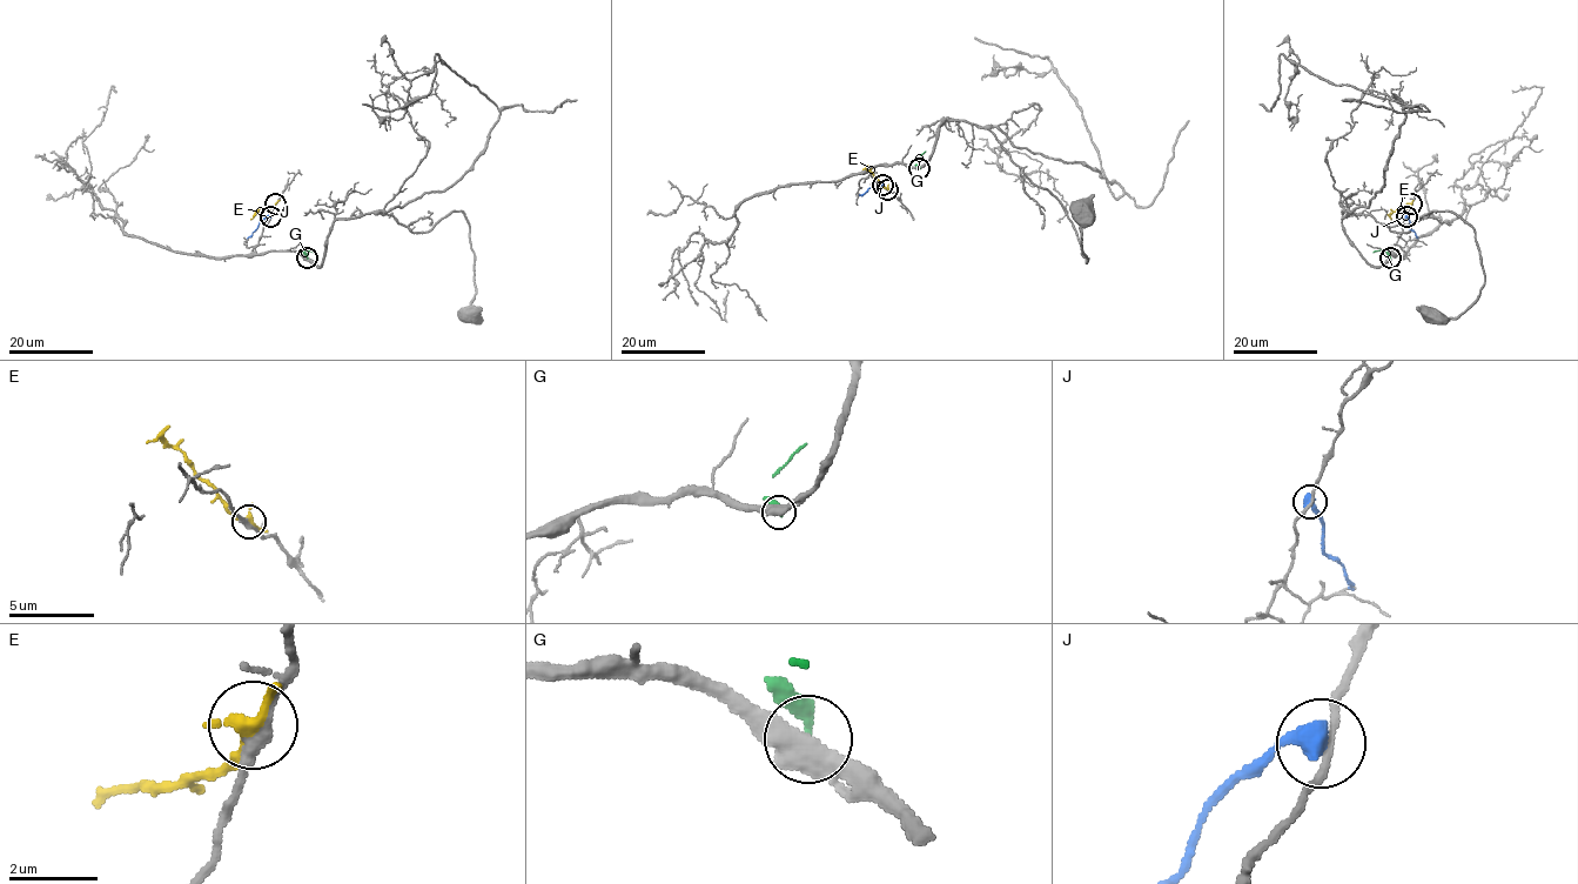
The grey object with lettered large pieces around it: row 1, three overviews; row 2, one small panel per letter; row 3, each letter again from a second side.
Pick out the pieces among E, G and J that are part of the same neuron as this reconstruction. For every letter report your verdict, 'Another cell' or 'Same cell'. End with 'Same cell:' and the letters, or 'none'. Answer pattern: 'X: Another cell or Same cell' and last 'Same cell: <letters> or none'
E: Another cell
G: Another cell
J: Another cell
Same cell: none

